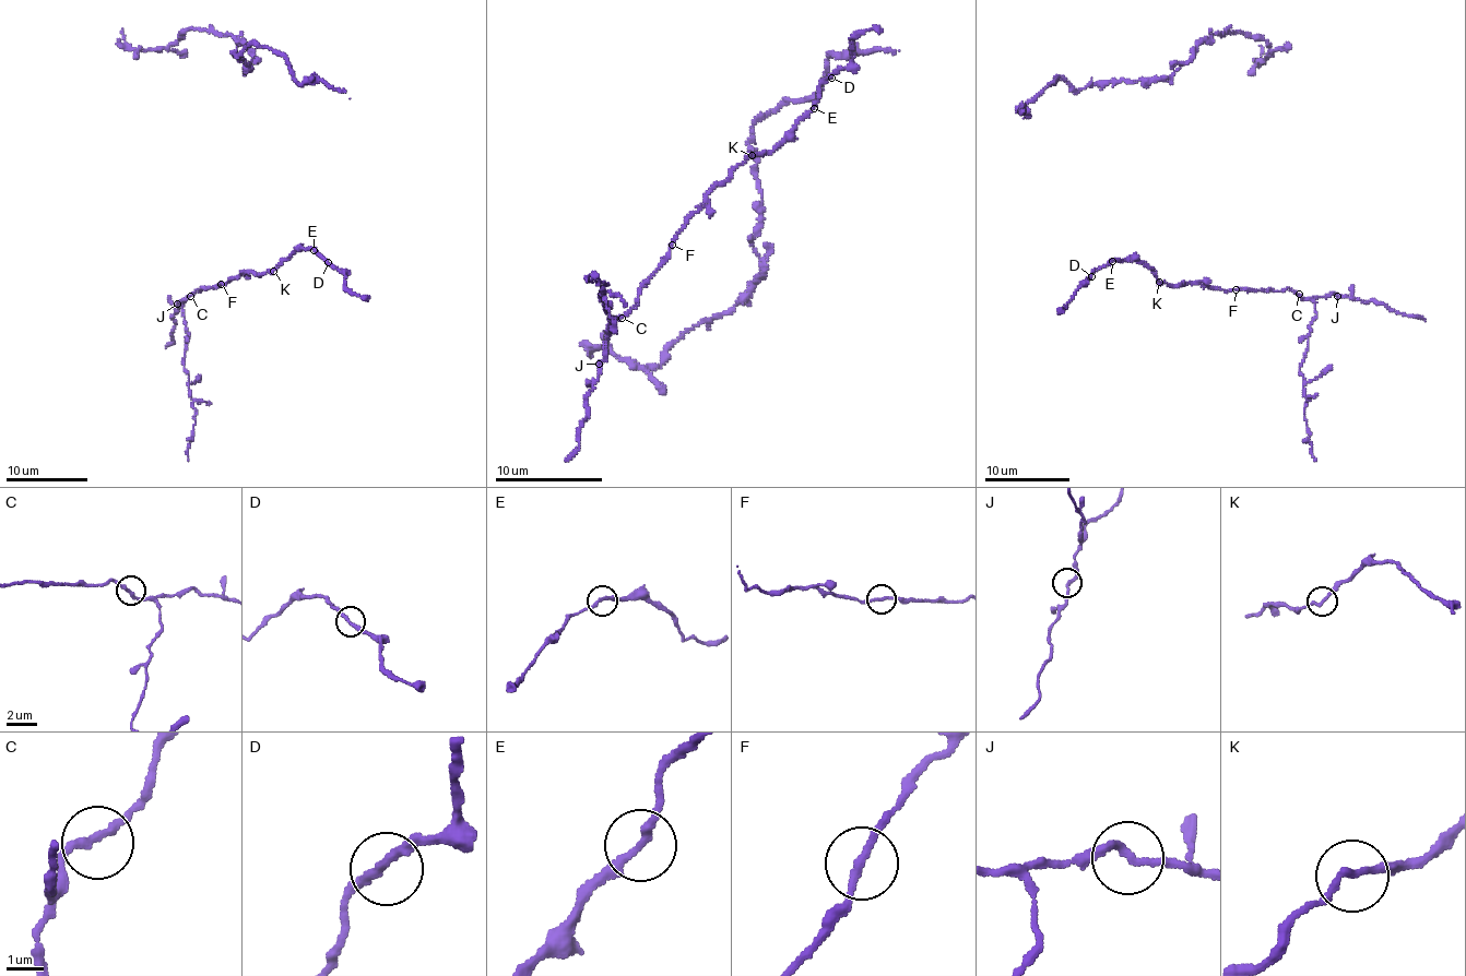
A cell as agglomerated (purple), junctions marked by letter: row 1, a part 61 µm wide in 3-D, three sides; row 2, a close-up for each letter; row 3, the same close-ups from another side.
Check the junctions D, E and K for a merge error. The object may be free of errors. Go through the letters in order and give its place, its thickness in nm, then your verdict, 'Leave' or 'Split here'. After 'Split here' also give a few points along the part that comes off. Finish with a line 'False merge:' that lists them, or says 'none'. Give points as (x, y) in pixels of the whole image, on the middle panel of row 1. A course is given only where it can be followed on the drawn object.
D: Place: (831, 78). Thickness 220 nm. Leave
E: Place: (814, 108). Thickness 200 nm. Leave
K: Place: (752, 155). Thickness 190 nm. Split here. Course of the part to remove: (751, 156), (707, 197), (607, 333), (604, 281), (587, 281)
False merge: K

